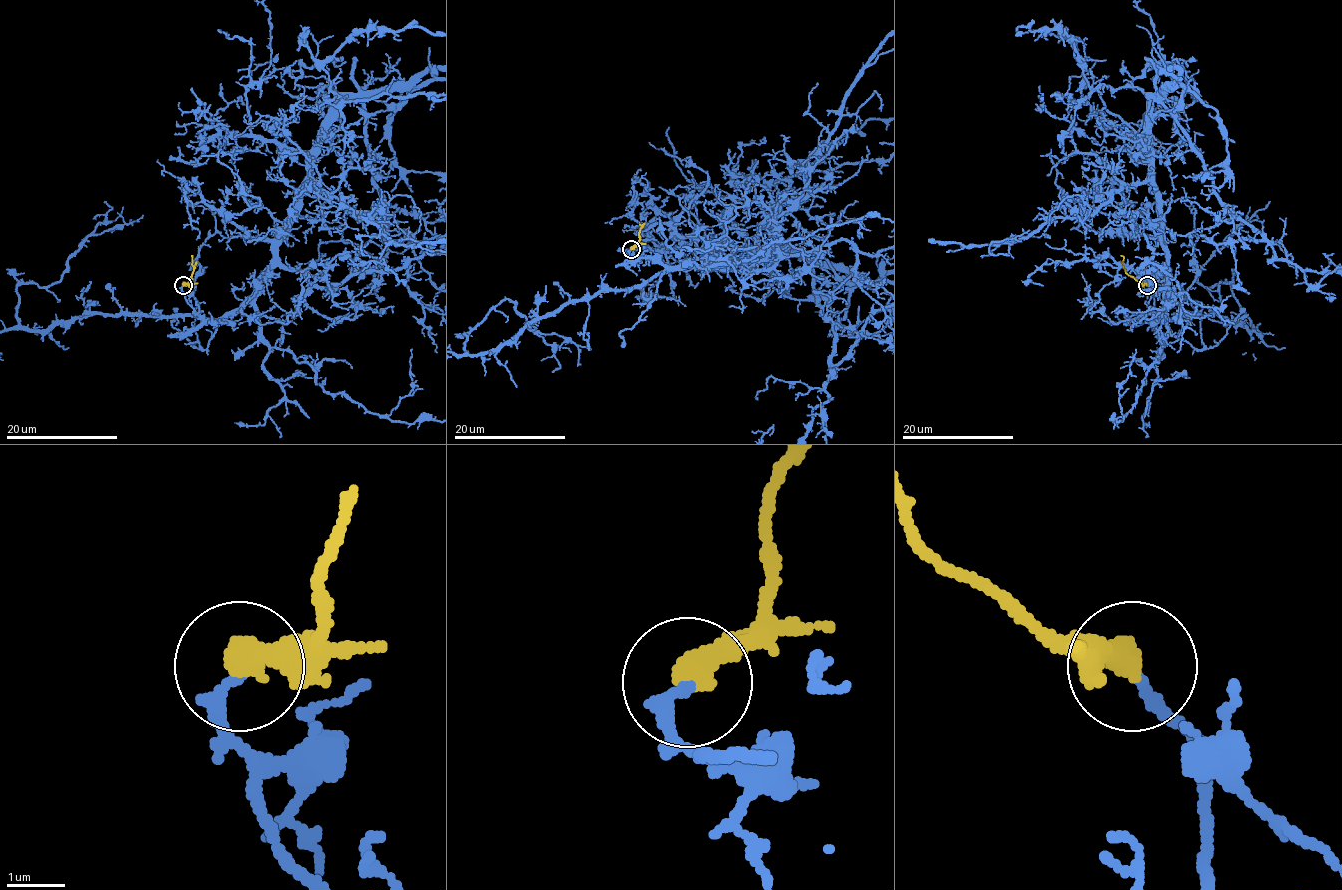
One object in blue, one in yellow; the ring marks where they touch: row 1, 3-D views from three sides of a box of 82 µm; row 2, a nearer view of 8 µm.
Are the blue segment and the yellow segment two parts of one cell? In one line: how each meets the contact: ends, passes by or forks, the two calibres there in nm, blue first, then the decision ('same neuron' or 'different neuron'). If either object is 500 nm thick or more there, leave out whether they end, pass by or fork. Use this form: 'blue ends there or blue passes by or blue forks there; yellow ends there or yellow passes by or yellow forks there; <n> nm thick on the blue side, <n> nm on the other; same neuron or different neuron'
240 nm thick on the blue side, 500 nm on the other; same neuron

